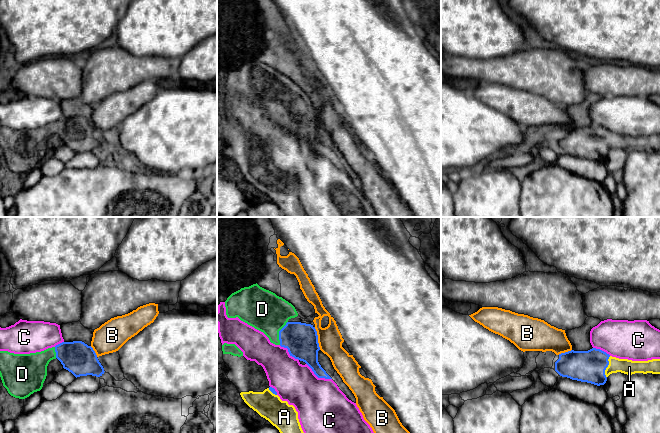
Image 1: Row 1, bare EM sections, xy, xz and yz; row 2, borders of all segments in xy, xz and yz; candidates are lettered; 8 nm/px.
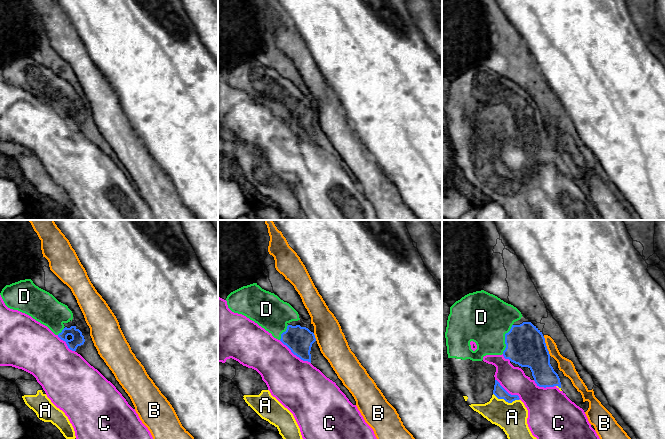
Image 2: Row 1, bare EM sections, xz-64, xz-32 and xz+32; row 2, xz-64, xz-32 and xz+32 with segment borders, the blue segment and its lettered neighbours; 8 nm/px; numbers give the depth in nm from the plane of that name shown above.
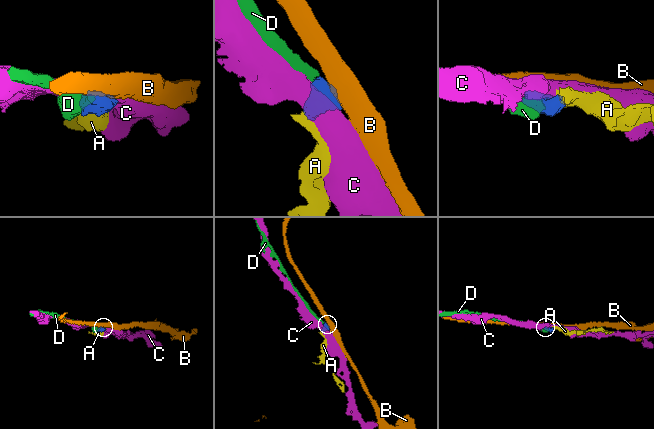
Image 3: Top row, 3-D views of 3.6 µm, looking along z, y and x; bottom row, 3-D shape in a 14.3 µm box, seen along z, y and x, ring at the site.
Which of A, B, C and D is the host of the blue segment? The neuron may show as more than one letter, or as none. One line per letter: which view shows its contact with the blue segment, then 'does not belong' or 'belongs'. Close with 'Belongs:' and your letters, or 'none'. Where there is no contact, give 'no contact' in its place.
A: meets blue in yz; belongs
B: meets blue in xz; does not belong
C: meets blue in xz; does not belong
D: meets blue in xz; belongs
Belongs: A, D

